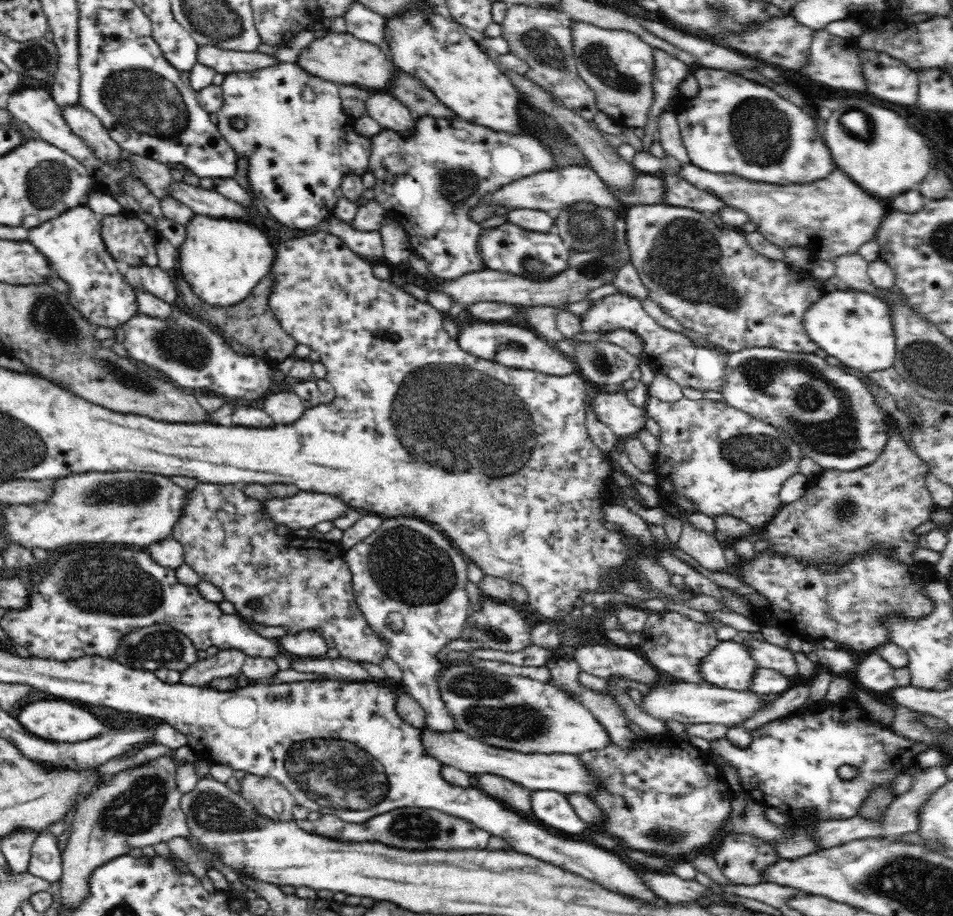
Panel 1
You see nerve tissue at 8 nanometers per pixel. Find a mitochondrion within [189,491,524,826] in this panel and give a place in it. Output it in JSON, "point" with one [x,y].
{"point":[342,775]}

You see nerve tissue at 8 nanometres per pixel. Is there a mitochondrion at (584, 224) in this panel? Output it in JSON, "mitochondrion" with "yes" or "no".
{"mitochondrion":"yes"}

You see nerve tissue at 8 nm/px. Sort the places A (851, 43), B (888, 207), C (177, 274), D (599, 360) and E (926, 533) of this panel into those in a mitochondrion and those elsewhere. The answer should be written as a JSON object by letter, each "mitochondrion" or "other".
{"A":"other","B":"other","C":"other","D":"mitochondrion","E":"other"}

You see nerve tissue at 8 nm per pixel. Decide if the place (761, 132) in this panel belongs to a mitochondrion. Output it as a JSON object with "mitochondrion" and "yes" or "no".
{"mitochondrion":"yes"}

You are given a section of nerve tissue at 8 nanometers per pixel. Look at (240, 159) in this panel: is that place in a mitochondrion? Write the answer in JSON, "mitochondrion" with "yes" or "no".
{"mitochondrion":"no"}

